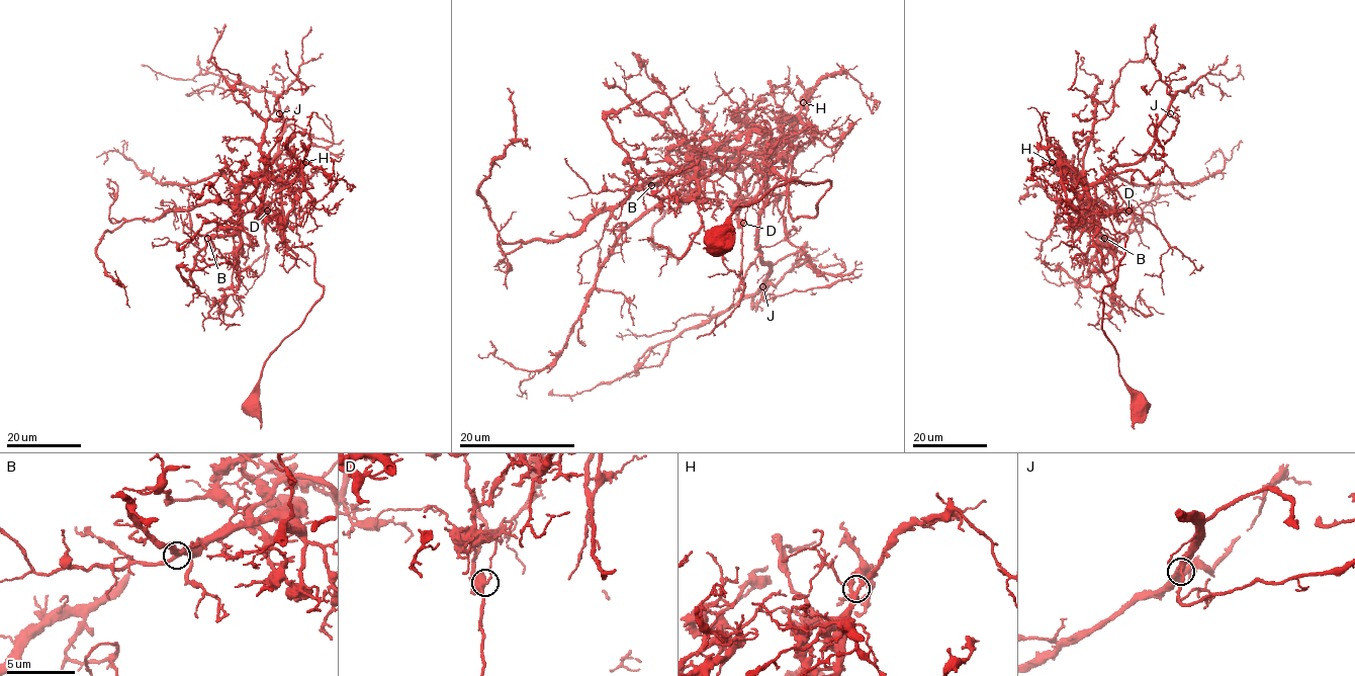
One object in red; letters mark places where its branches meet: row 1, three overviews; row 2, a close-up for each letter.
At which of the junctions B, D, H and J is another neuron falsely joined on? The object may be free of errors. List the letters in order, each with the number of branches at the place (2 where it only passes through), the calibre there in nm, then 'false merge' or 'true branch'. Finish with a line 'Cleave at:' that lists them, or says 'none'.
B: 3 branches meet; 380 nm thick; true branch
D: 3 branches meet; 360 nm thick; false merge
H: 3 branches meet; 320 nm thick; true branch
J: 3 branches meet; 320 nm thick; true branch
Cleave at: D

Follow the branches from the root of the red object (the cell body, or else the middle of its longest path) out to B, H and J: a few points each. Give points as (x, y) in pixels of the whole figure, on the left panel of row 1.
B: (255, 410), (264, 361), (324, 286), (285, 186), (249, 229), (207, 238)
H: (255, 410), (264, 361), (324, 289), (314, 256), (296, 233), (288, 183), (305, 162)
J: (255, 410), (264, 361), (324, 289), (314, 256), (296, 233), (296, 196), (282, 185), (279, 113)

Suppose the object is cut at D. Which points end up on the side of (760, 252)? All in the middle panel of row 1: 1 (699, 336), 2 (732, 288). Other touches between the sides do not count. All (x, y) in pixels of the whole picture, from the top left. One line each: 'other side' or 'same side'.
1: other side
2: same side

